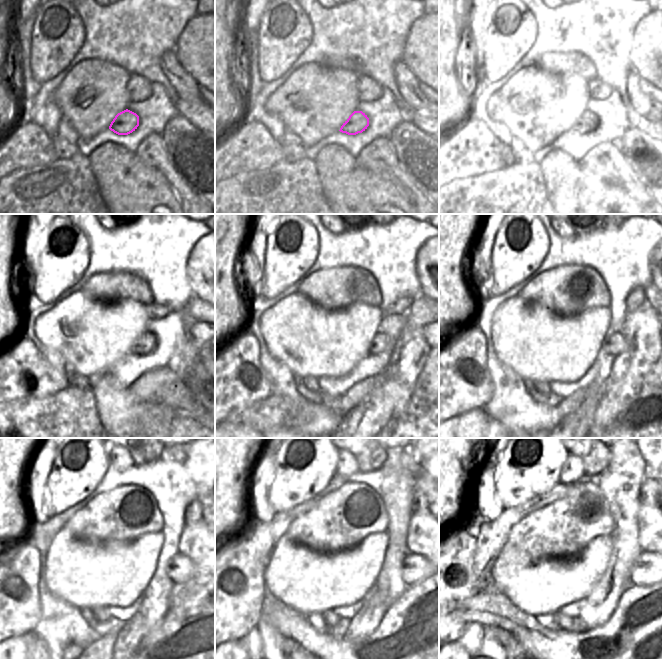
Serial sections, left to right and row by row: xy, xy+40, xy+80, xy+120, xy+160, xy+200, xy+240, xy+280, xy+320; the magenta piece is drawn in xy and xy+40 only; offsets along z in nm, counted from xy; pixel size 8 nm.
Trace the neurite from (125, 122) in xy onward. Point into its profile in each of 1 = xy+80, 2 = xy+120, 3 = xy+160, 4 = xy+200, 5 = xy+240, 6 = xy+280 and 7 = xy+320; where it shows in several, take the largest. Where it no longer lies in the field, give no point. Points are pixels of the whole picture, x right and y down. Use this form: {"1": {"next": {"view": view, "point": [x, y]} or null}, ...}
{"1": {"next": {"view": "xy+80", "point": [588, 121]}}, "2": {"next": {"view": "xy+120", "point": [146, 343]}}, "3": {"next": {"view": "xy+160", "point": [380, 343]}}, "4": {"next": {"view": "xy+200", "point": [615, 345]}}, "5": {"next": {"view": "xy+240", "point": [180, 569]}}, "6": {"next": {"view": "xy+280", "point": [415, 569]}}, "7": {"next": {"view": "xy+320", "point": [642, 573]}}}

